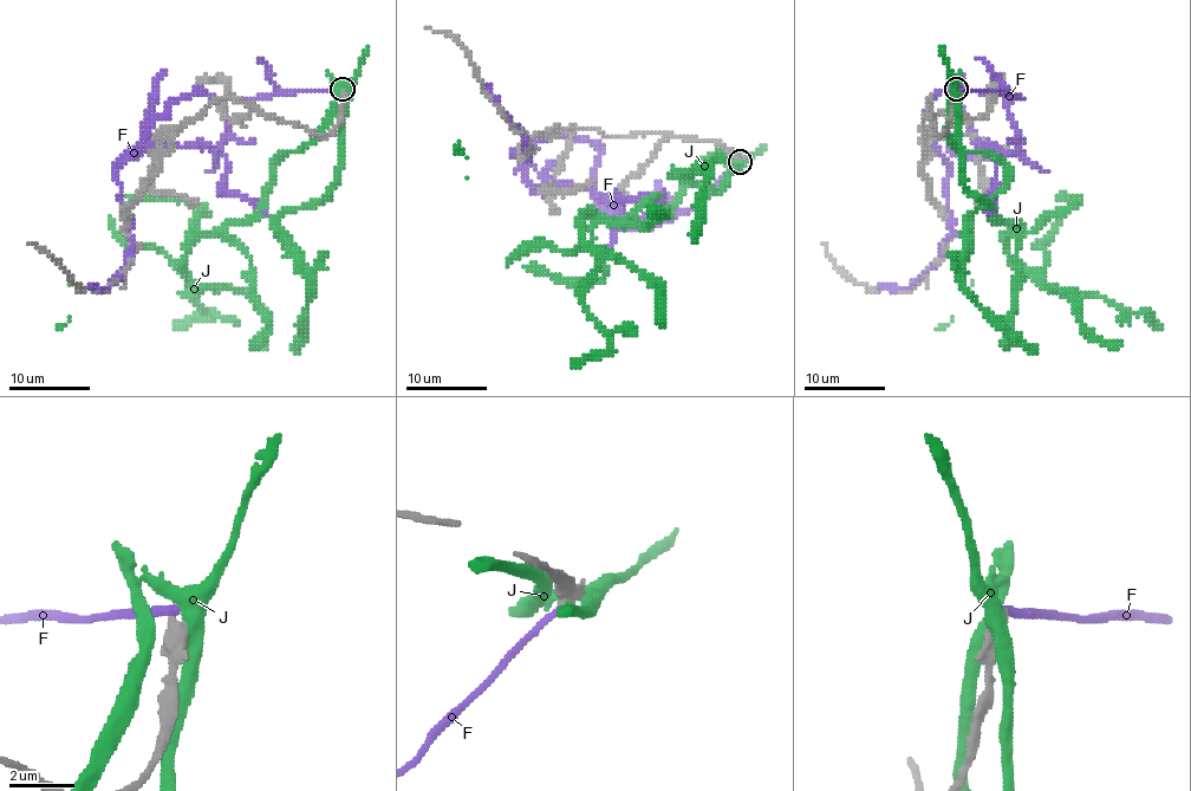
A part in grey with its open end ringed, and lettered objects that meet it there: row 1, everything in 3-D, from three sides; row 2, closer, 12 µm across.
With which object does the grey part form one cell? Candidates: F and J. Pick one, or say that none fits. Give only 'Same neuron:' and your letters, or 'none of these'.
Same neuron: none of these

